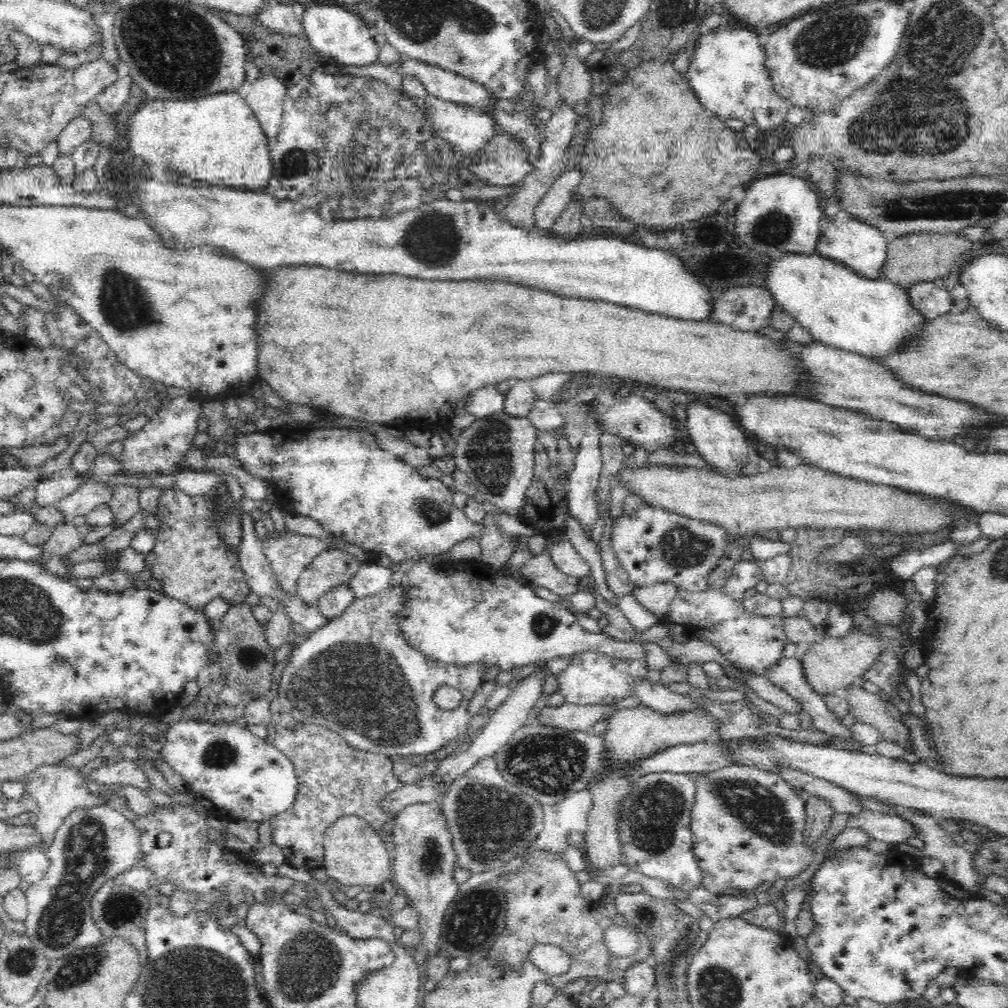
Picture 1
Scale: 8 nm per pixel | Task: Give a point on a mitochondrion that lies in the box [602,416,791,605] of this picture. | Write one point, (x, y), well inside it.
(680, 548)

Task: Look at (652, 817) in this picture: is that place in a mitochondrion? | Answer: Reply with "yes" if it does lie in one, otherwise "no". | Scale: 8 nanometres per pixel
yes

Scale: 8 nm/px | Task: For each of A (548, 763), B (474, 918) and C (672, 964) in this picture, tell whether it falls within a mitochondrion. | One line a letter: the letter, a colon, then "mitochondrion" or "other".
A: mitochondrion
B: mitochondrion
C: mitochondrion

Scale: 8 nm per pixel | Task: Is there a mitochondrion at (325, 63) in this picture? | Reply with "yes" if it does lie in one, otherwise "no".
no

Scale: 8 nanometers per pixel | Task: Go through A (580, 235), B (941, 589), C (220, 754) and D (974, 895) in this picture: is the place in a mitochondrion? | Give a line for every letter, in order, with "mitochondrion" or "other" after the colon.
A: other
B: other
C: mitochondrion
D: other

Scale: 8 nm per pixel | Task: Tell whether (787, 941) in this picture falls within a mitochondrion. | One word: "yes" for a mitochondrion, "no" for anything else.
no

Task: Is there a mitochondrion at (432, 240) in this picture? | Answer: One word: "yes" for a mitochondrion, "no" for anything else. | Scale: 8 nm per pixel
yes

